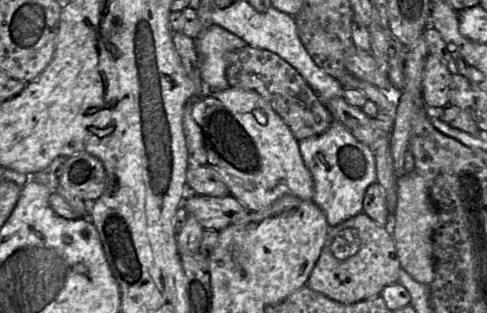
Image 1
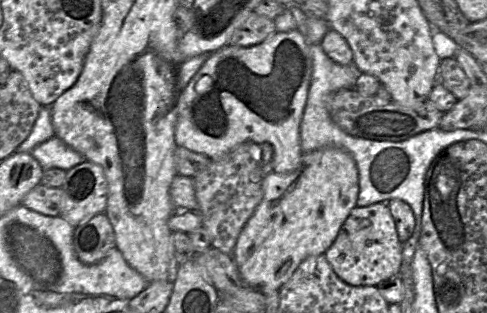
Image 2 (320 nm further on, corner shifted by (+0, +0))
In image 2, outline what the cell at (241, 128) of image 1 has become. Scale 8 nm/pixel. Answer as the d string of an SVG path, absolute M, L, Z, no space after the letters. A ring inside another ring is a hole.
M291 30L288 32L276 31L266 40L258 45L249 47L240 47L227 45L221 50L213 53L207 61L201 66L198 72L192 77L188 85L181 89L178 96L178 105L176 112L176 124L174 139L176 147L183 147L193 152L203 154L210 160L218 160L227 155L230 151L238 145L251 141L257 144L270 144L273 150L271 165L272 172L277 174L290 173L299 167L302 157L302 150L300 145L300 124L302 116L307 103L309 88L311 85L313 74L313 57L311 53L311 44L307 38L303 36L298 30Z

